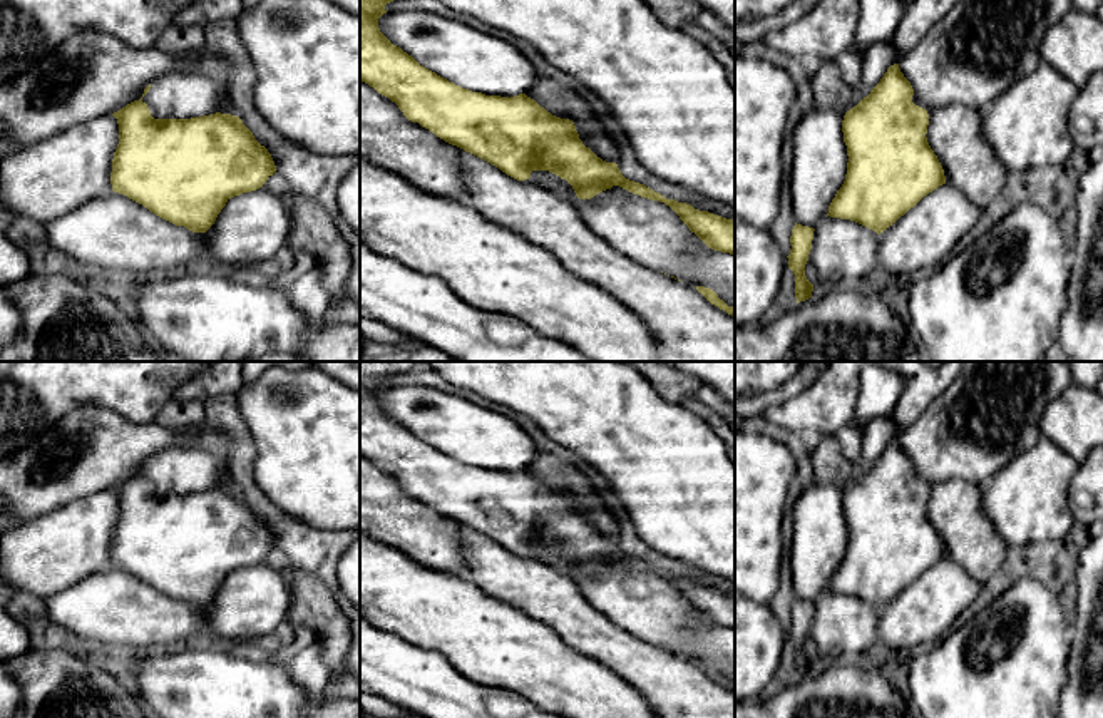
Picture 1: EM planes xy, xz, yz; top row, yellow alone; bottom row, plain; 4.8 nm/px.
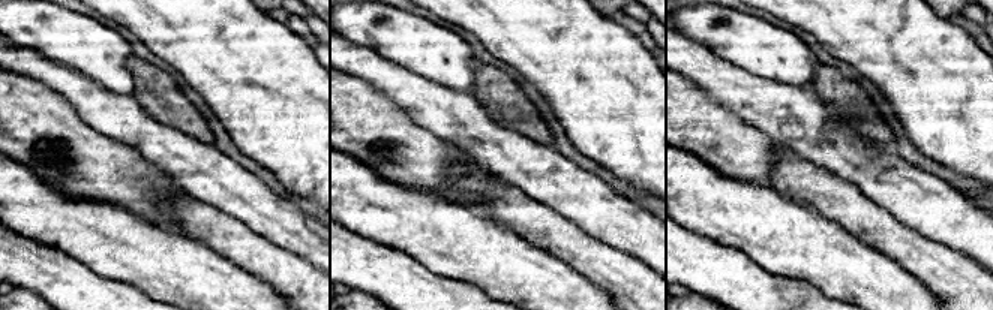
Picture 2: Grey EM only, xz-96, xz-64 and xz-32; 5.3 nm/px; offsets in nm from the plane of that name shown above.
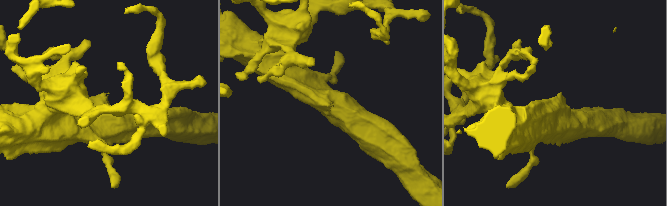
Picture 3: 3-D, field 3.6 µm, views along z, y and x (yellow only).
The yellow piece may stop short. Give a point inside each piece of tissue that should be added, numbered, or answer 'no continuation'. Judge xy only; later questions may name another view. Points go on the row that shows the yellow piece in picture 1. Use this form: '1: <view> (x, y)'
1: xy (181, 96)

